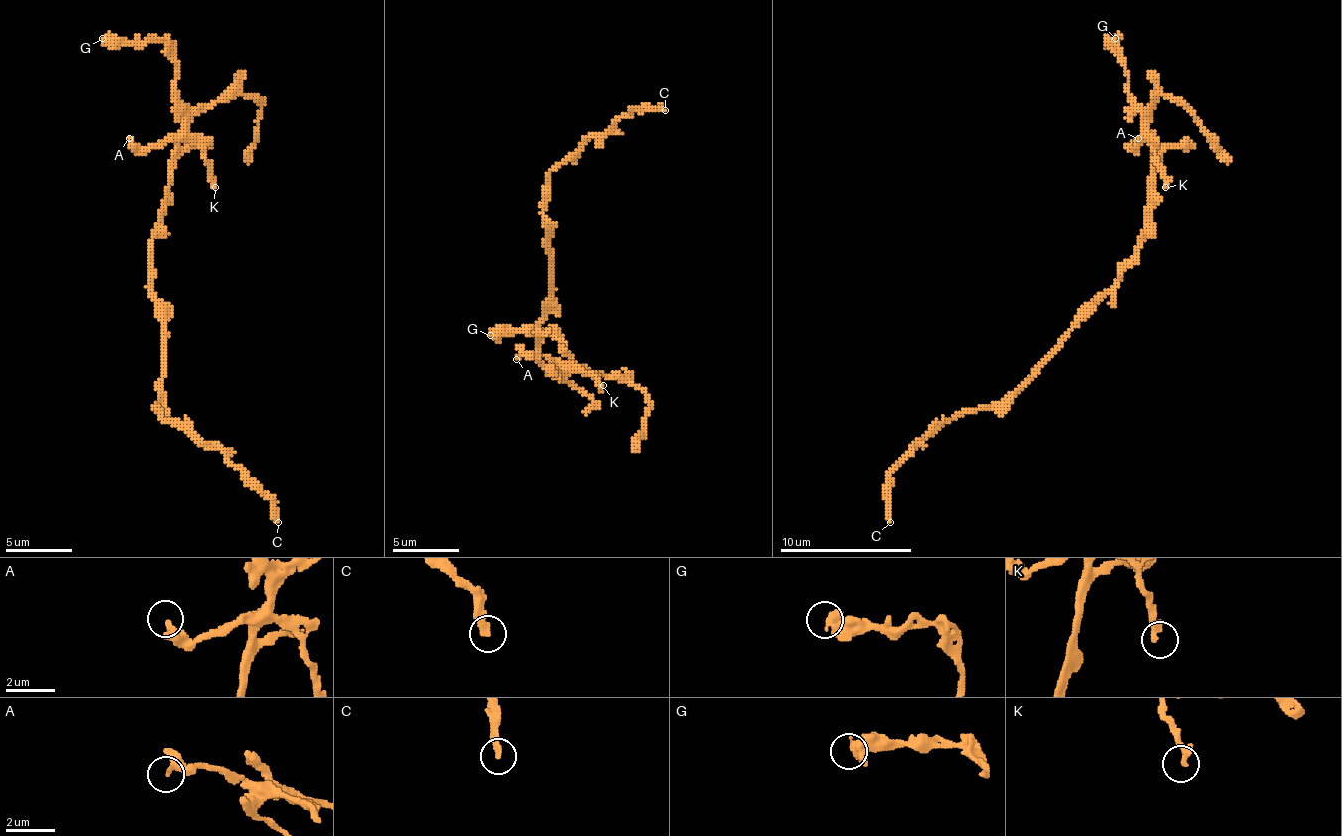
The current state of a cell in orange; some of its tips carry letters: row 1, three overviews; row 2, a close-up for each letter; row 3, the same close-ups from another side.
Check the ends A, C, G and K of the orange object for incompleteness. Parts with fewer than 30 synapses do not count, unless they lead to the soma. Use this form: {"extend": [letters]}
{"extend": ["K"]}

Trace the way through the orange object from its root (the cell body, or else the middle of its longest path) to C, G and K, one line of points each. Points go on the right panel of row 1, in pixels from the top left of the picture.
C: (1102, 297), (1012, 393), (999, 402), (963, 409), (943, 419), (896, 462), (890, 475), (890, 522)
G: (1102, 297), (1138, 253), (1151, 184), (1151, 138), (1128, 91), (1128, 71), (1112, 42), (1115, 38)
K: (1102, 297), (1118, 283), (1118, 273), (1138, 253), (1151, 184), (1148, 141), (1165, 187)

